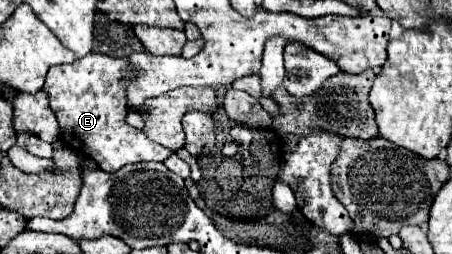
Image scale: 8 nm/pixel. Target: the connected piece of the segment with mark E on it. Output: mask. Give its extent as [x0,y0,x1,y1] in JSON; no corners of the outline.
[45,52,173,172]

